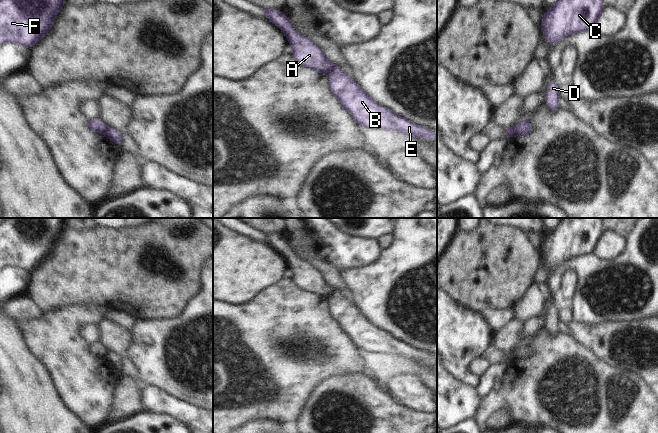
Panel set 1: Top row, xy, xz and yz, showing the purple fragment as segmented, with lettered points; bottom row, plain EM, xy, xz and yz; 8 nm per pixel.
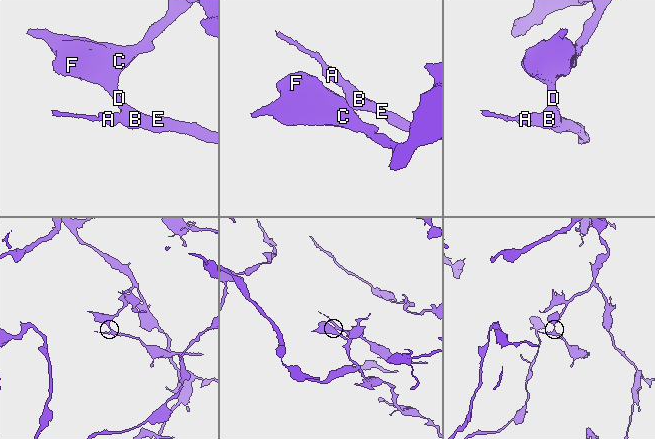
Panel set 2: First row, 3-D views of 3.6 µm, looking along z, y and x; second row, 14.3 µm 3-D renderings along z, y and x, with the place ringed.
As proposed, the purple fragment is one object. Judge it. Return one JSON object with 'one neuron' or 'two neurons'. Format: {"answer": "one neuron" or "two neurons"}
{"answer": "two neurons"}

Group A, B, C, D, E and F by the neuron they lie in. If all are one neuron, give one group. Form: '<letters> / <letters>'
A / B C D E F

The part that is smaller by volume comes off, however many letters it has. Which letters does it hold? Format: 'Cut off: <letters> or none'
Cut off: A.

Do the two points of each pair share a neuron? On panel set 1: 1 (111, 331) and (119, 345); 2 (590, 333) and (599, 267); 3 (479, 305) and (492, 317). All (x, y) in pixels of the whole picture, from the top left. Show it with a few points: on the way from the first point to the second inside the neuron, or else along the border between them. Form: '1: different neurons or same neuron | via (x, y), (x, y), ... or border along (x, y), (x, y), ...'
1: same neuron | via (111, 334), (117, 342)
2: different neurons | border along (573, 319), (588, 324), (614, 322)
3: different neurons | border along (507, 307), (487, 307), (481, 313)

